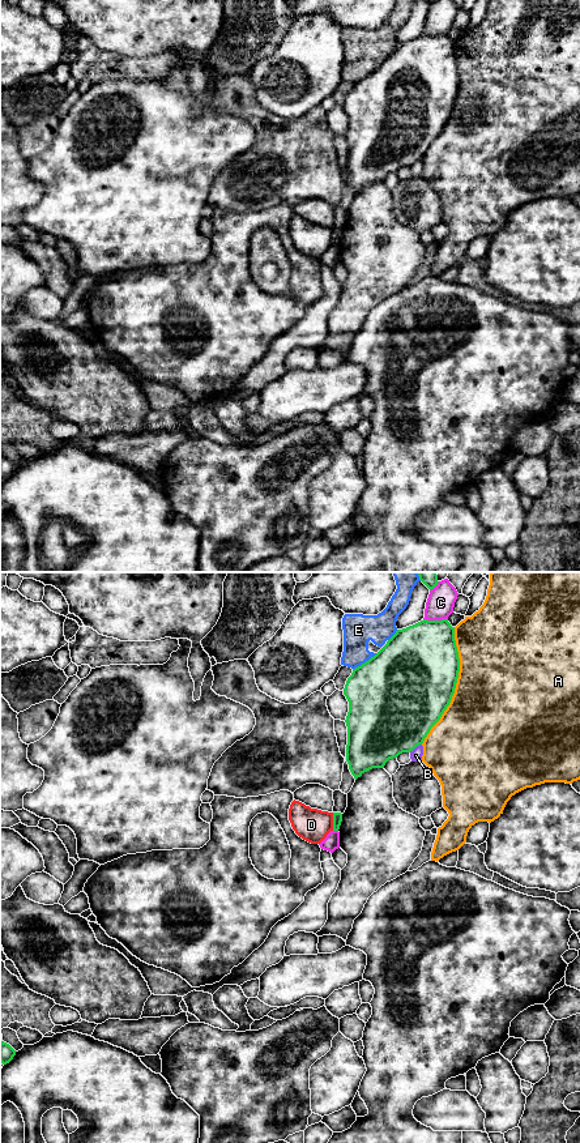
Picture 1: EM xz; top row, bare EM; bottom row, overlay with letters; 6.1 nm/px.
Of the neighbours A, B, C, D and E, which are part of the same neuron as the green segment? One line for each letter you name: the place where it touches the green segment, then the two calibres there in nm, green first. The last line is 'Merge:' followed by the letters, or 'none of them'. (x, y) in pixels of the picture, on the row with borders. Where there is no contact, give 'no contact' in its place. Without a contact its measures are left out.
Merge: none of them

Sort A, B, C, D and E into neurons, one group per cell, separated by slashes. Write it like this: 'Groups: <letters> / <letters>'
Groups: A / B / C / D / E

